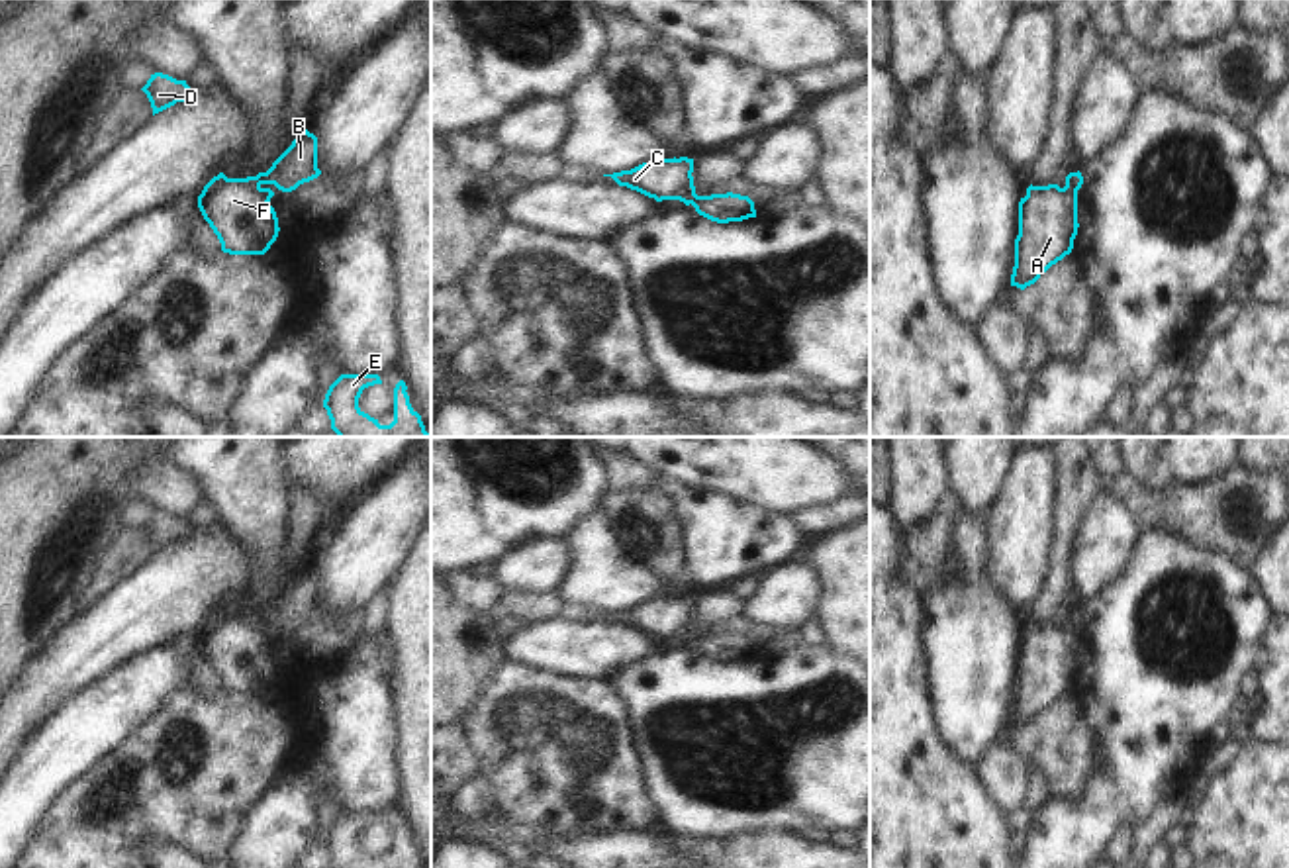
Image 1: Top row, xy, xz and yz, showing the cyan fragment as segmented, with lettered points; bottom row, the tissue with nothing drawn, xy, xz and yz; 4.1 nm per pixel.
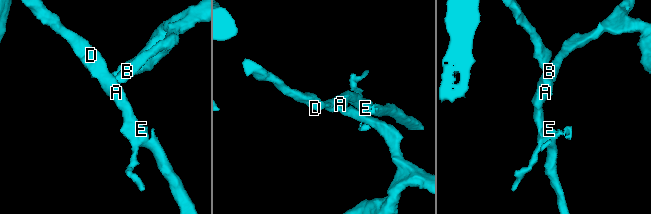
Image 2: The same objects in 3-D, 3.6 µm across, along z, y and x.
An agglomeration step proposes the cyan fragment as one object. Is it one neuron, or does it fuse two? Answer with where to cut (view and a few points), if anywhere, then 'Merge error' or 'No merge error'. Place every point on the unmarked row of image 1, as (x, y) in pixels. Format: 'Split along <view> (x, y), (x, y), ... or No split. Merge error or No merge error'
Split along xy (253, 616), (269, 639). Merge error.

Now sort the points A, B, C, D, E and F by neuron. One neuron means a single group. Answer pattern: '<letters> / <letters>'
A C D E F / B

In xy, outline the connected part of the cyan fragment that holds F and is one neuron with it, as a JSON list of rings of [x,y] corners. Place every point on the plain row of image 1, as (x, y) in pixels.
[[[214,615],[198,635],[198,647],[229,694],[264,694],[278,676],[278,656],[257,617]]]

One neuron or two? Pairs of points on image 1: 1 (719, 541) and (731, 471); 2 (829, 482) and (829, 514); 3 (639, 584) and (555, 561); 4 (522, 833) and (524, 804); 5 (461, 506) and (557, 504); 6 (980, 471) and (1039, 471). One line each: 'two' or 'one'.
1: two
2: two
3: two
4: two
5: one
6: two

